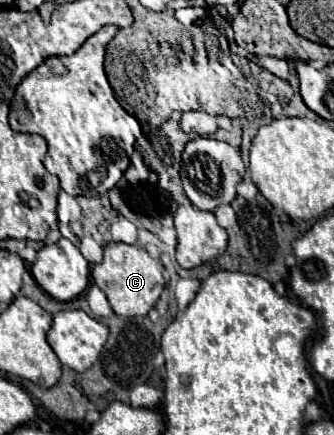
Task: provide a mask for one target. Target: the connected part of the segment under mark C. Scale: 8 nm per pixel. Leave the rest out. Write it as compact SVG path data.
M117 242L105 244L103 260L93 266L91 278L105 292L113 312L125 318L145 316L155 306L165 288L165 268L161 260L151 258L147 250L141 246L129 246Z

